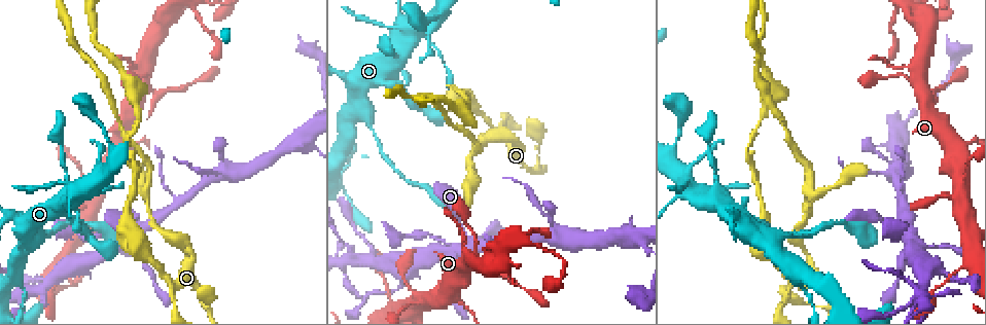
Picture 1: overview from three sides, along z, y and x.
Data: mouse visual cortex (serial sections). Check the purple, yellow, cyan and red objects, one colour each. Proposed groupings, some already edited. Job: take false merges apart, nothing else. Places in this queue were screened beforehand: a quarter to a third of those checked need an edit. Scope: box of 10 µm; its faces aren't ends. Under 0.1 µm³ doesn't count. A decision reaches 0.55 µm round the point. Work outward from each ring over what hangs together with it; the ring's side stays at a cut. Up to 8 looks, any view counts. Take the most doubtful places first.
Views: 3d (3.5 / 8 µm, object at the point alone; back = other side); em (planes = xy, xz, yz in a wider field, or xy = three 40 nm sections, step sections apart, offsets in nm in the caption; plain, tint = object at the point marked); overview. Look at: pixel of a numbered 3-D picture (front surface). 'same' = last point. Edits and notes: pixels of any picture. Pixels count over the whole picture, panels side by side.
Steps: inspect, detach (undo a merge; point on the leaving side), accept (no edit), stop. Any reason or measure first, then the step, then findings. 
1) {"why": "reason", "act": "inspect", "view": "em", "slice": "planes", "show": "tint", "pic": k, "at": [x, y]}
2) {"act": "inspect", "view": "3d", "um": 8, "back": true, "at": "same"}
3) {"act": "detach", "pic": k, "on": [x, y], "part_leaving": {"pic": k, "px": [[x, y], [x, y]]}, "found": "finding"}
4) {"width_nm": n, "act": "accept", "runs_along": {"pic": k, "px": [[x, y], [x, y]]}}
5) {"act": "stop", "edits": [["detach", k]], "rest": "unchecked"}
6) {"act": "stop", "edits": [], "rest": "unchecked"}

{"why": "narrows sharply", "act": "inspect", "view": "3d", "um": 8, "back": true, "pic": 1, "at": [145, 229]}

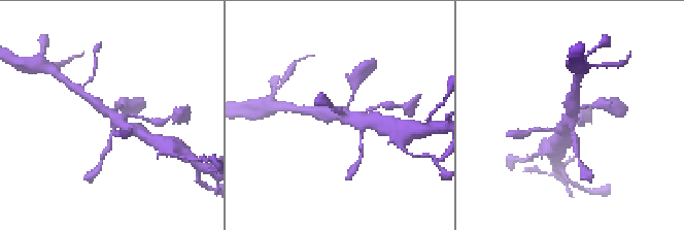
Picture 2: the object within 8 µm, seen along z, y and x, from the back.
{"act": "inspect", "view": "3d", "um": 3.5, "at": "same"}

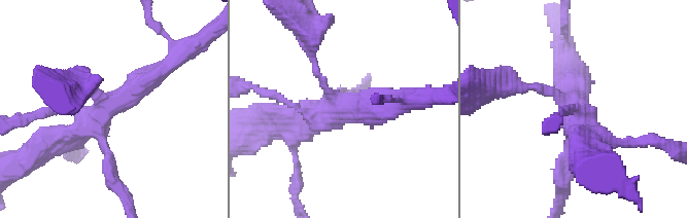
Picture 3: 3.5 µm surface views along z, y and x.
{"act": "inspect", "view": "em", "slice": "xy", "step": 5, "show": "tint", "pic": 3, "at": [340, 100]}

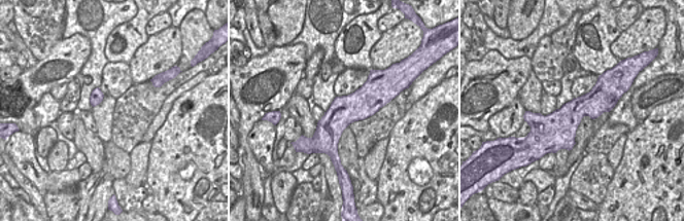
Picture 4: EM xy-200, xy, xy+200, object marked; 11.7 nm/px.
{"act": "accept", "runs_along": {"pic": 4, "px": [[371, 77], [332, 127], [334, 155]]}, "found": "continuous, no second cell"}

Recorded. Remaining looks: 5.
{"why": "small branch off a trunk", "act": "inspect", "view": "3d", "um": 8, "pic": 1, "at": [922, 288]}

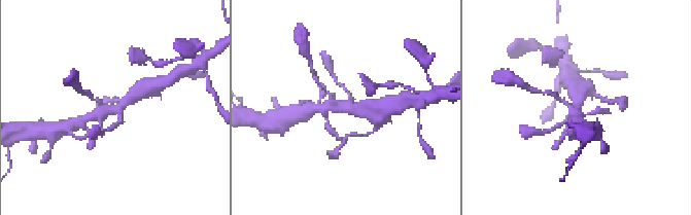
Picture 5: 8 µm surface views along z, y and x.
{"why": "closer look", "act": "inspect", "view": "3d", "um": 3.5, "at": "same"}

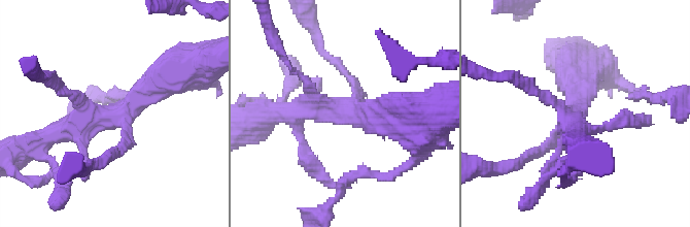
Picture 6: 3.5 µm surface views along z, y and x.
{"arms": 4, "arm_widths_nm": [100, 150, 350, 500], "act": "inspect", "view": "em", "slice": "xy", "step": 3, "show": "tint", "pic": 6, "at": [352, 109]}

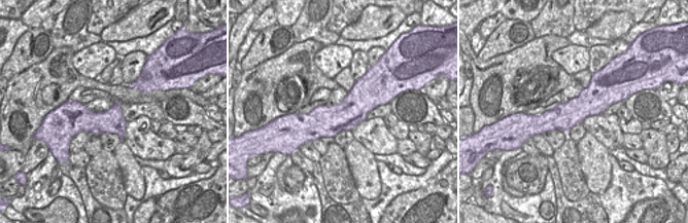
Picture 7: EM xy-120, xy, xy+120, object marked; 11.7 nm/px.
{"act": "accept", "runs_along": {"pic": 7, "px": [[384, 98], [299, 120]]}, "found": "all the same cell"}

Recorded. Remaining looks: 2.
{"why": "thin neck", "act": "inspect", "view": "3d", "um": 3.5, "pic": 1, "at": [502, 125]}

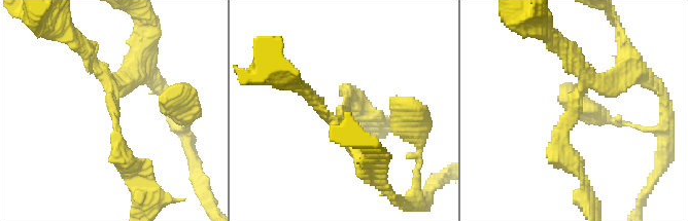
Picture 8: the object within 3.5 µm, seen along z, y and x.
{"arms": 3, "arm_widths_nm": [150, 200, 250], "act": "inspect", "view": "em", "slice": "xy", "step": 1, "show": "tint", "pic": 8, "at": [576, 100]}

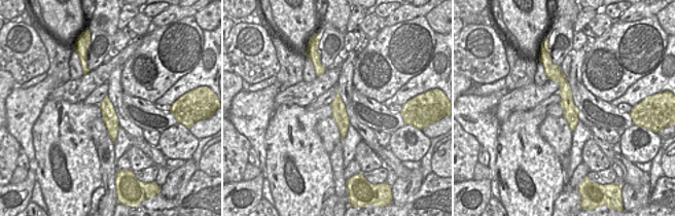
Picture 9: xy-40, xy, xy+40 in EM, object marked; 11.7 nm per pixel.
{"act": "detach", "pic": 8, "on": [568, 69], "part_leaving": {"pic": 8, "px": [[599, 82], [586, 79], [544, 26]]}, "found": "a second cell is stuck on"}

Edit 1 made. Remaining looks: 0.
{"act": "stop", "edits": [["detach", 8]], "rest": "unchecked"}

